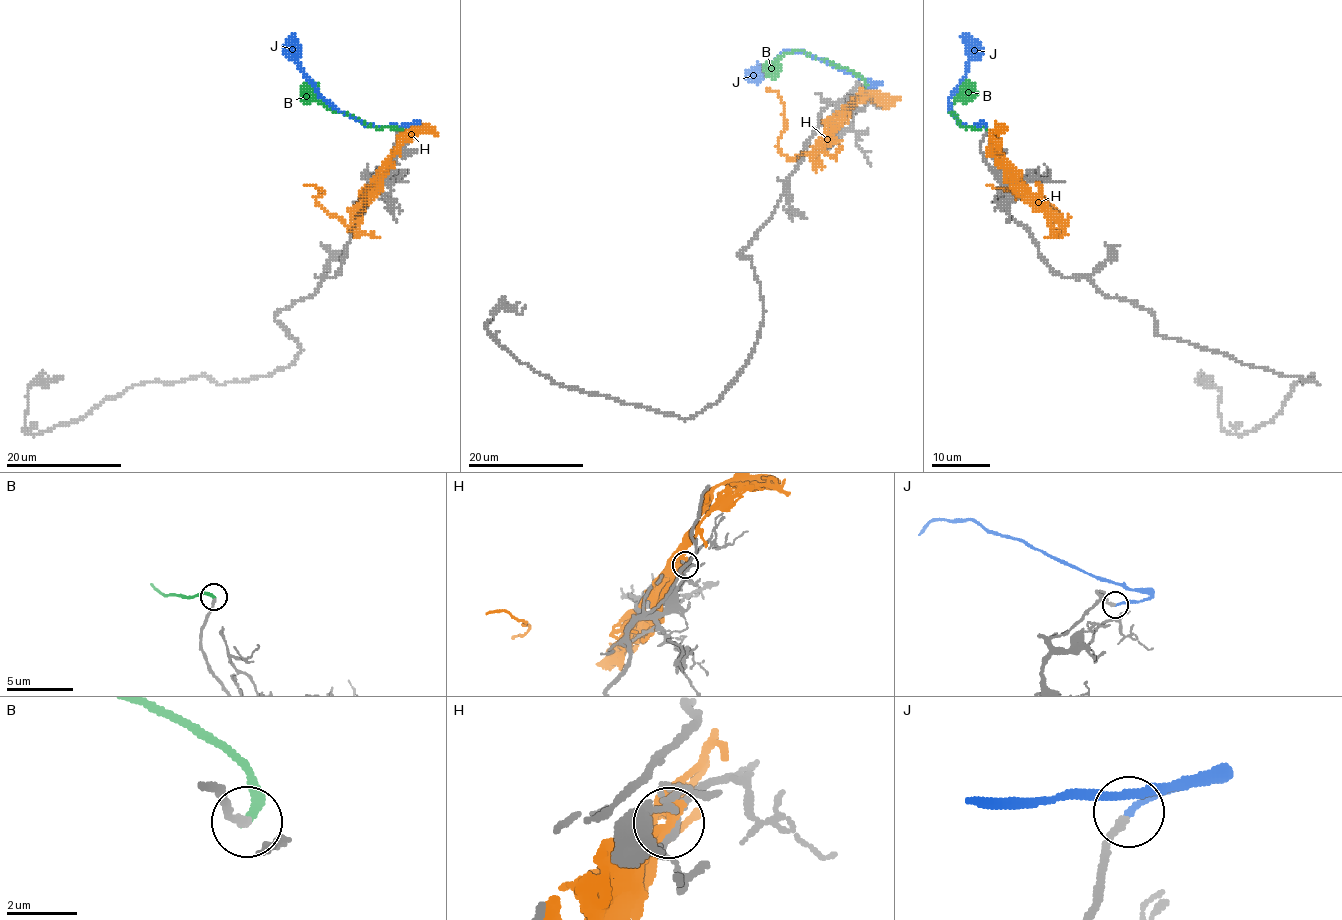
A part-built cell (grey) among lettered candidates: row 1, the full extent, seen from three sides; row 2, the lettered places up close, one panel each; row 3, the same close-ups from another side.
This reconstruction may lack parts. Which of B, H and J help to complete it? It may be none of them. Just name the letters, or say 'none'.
J

